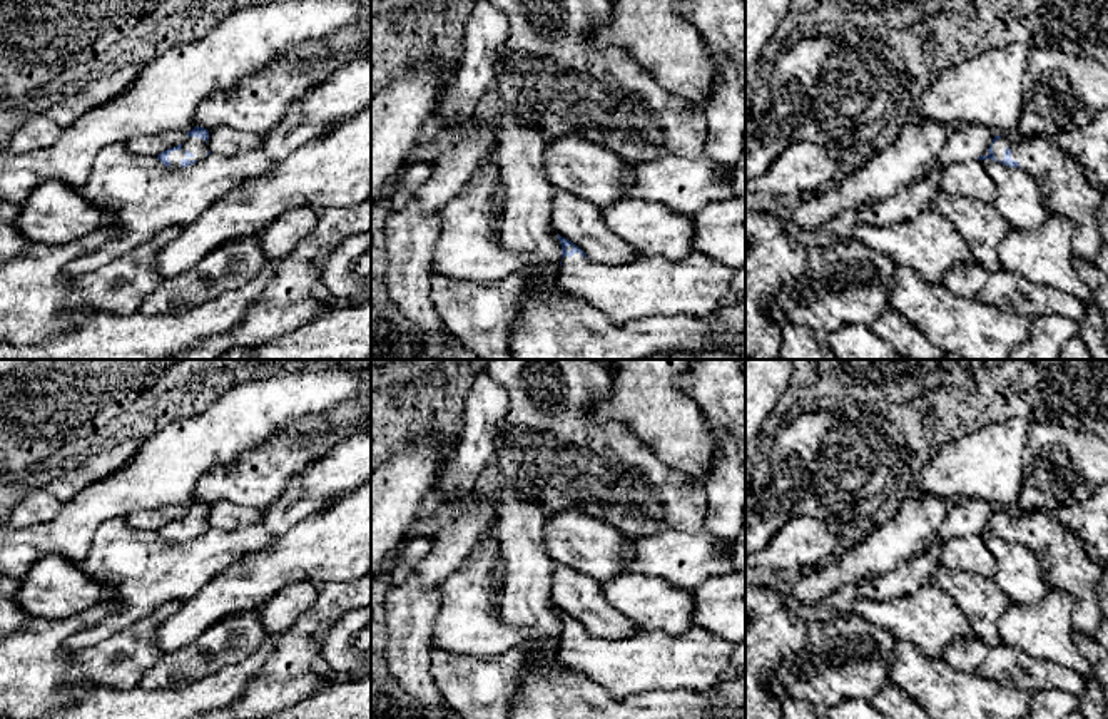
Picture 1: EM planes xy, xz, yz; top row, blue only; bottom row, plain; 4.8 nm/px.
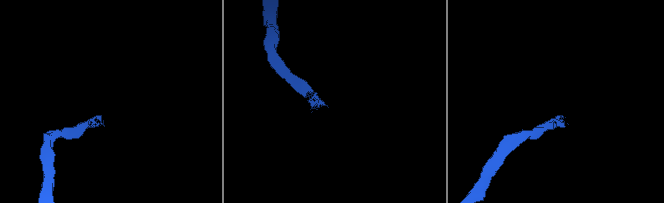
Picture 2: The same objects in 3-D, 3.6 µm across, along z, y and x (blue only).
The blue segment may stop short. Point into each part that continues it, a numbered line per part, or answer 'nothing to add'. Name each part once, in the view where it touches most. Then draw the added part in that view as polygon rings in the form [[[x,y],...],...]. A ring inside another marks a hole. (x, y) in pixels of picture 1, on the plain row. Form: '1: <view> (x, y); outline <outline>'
1: xy (196, 520); outline [[[187,512],[182,517],[182,523],[180,525],[174,525],[174,527],[169,528],[170,542],[179,543],[182,533],[189,533],[189,535],[197,535],[199,537],[207,530],[207,527],[209,527],[209,522],[207,522],[204,513]]]

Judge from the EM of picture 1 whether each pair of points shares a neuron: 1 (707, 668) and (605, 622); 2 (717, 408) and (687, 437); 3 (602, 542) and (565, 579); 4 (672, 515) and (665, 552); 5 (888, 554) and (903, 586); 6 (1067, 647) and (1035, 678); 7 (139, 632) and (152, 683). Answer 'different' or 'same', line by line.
1: different
2: different
3: different
4: different
5: different
6: different
7: different

